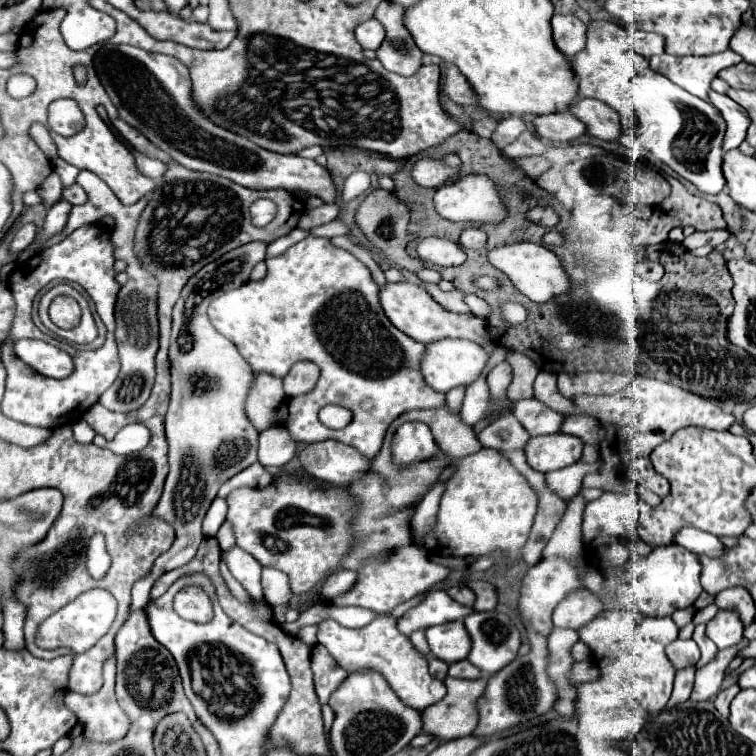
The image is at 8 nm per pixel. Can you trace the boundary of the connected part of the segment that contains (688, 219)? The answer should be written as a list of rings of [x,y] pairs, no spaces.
[[[667,176],[673,192],[665,202],[657,206],[657,232],[651,232],[649,244],[659,244],[667,240],[669,228],[693,226],[695,230],[717,230],[727,228],[721,208],[715,202],[697,198],[687,192],[687,188]]]

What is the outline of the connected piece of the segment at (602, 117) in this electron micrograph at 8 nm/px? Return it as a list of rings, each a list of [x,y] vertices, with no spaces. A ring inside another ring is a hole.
[[[579,98],[571,104],[571,114],[587,124],[587,132],[601,140],[619,138],[619,114],[595,98]]]

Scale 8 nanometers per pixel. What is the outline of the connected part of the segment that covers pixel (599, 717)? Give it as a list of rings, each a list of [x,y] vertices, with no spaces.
[[[629,610],[601,612],[589,626],[579,628],[581,642],[585,642],[601,672],[599,680],[575,686],[575,714],[579,728],[607,740],[627,740],[643,730],[645,724],[659,716],[659,710],[669,702],[675,672],[667,662],[665,646],[679,634],[677,624],[667,618],[643,616]]]

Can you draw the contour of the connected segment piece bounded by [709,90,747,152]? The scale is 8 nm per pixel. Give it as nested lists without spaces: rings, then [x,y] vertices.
[[[709,90],[709,102],[721,112],[721,116],[727,122],[727,130],[725,130],[725,140],[723,140],[723,152],[737,148],[743,138],[745,138],[745,130],[747,130],[747,116],[745,110],[733,102],[729,96],[719,94],[715,90]]]

